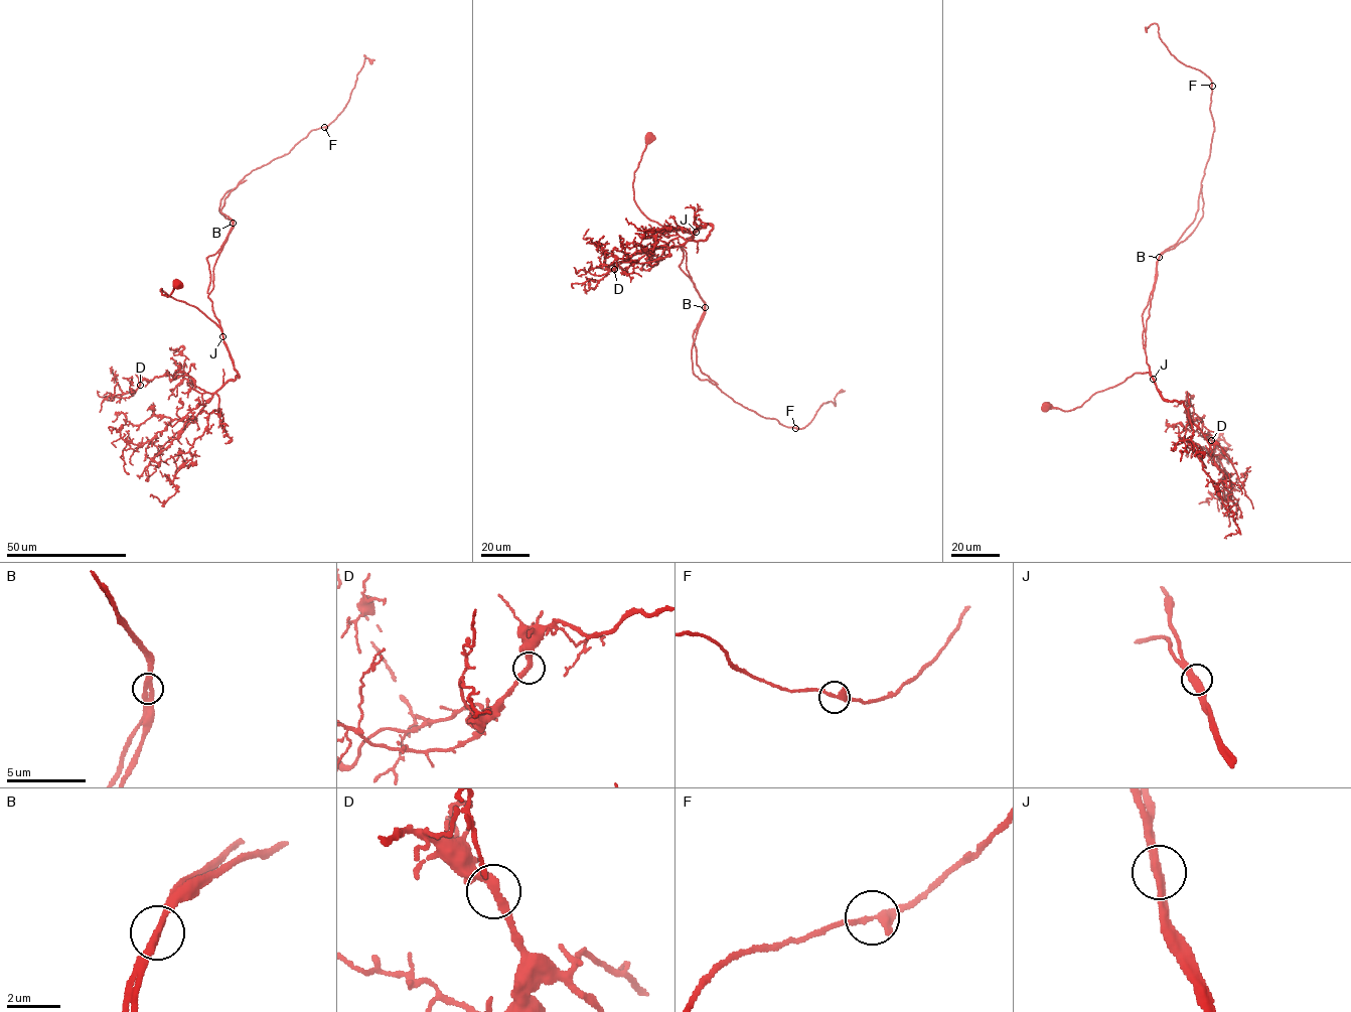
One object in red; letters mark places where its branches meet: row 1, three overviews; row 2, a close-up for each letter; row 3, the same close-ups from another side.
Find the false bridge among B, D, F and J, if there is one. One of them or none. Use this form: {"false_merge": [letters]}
{"false_merge": ["B"]}

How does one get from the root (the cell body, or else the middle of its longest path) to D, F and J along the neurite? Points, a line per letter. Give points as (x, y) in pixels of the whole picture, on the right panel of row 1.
D: (1045, 407), (1072, 410), (1146, 372), (1163, 399), (1184, 403), (1186, 425), (1187, 418), (1211, 440)
F: (1045, 407), (1072, 410), (1149, 372), (1157, 259), (1203, 215), (1211, 86)
J: (1045, 407), (1072, 410), (1096, 393), (1116, 386), (1136, 373), (1149, 373), (1153, 379)

